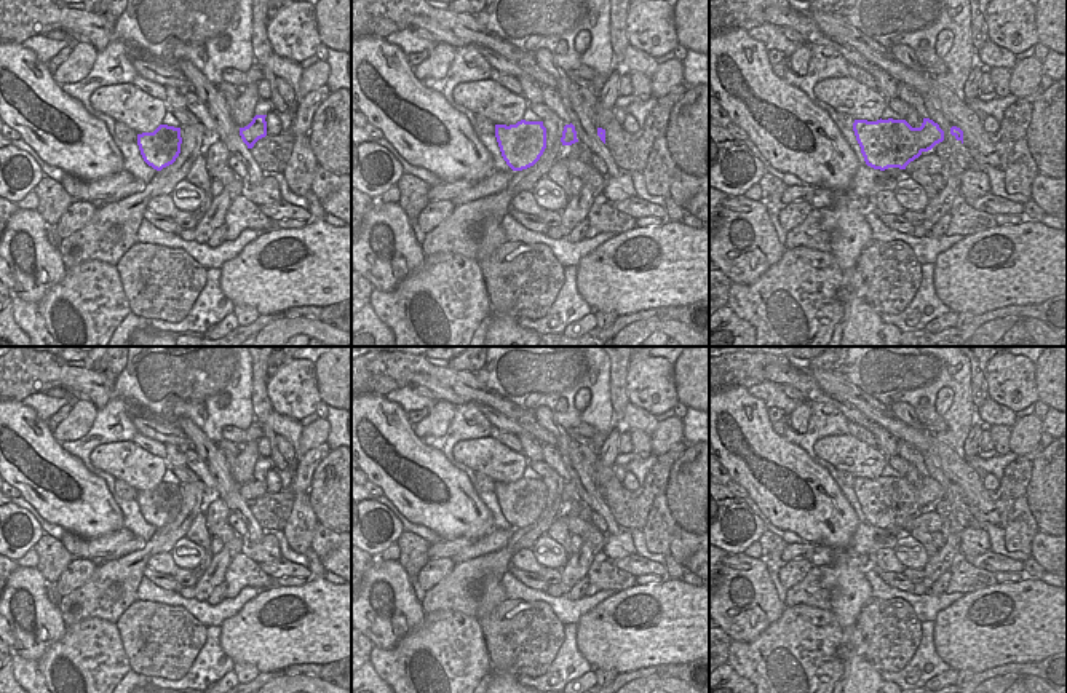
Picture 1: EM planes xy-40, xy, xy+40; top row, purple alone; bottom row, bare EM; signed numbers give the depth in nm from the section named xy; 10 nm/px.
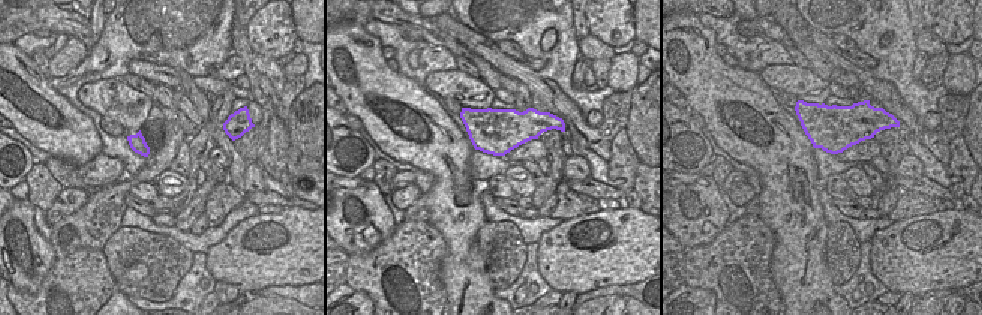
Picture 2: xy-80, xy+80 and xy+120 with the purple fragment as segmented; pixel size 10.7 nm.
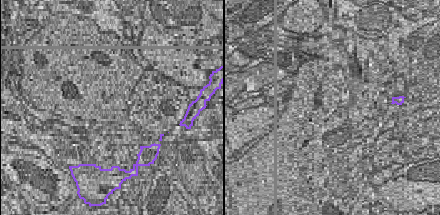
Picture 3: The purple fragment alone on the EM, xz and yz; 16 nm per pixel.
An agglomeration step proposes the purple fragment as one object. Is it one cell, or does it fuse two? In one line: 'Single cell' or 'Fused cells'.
Single cell

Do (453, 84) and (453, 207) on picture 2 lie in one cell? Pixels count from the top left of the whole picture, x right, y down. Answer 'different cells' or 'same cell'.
different cells

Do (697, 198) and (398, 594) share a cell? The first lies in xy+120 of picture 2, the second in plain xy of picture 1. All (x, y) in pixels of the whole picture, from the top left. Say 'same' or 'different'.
same

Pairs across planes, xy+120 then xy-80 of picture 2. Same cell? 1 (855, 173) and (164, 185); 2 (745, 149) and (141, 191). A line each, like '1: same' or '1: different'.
1: same
2: different

